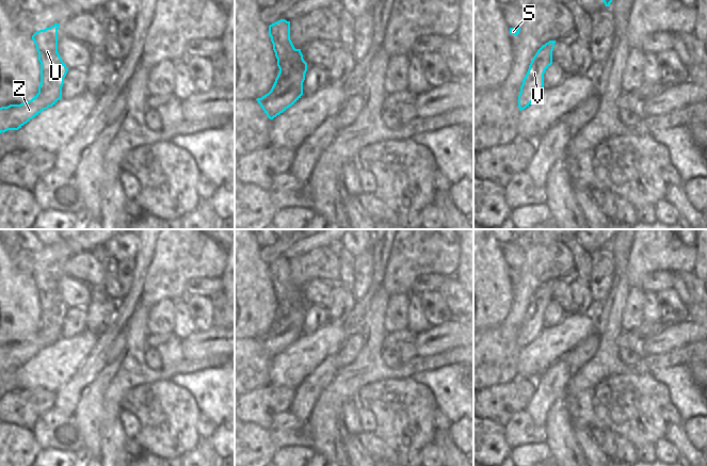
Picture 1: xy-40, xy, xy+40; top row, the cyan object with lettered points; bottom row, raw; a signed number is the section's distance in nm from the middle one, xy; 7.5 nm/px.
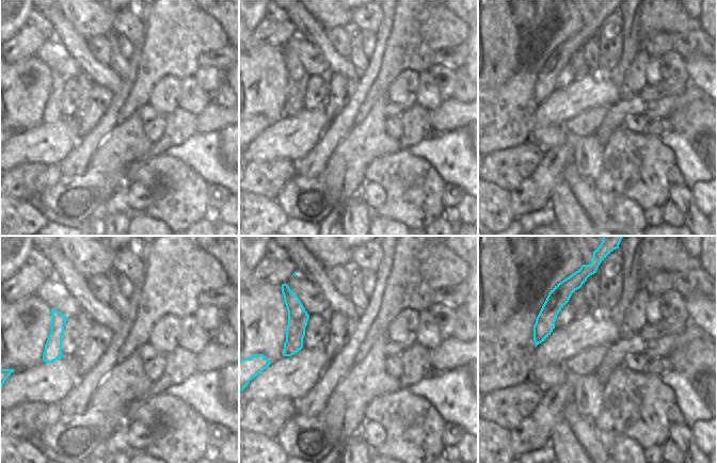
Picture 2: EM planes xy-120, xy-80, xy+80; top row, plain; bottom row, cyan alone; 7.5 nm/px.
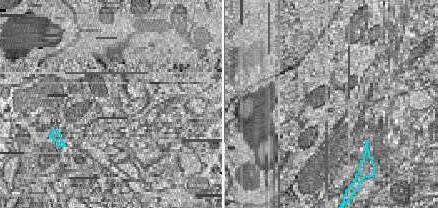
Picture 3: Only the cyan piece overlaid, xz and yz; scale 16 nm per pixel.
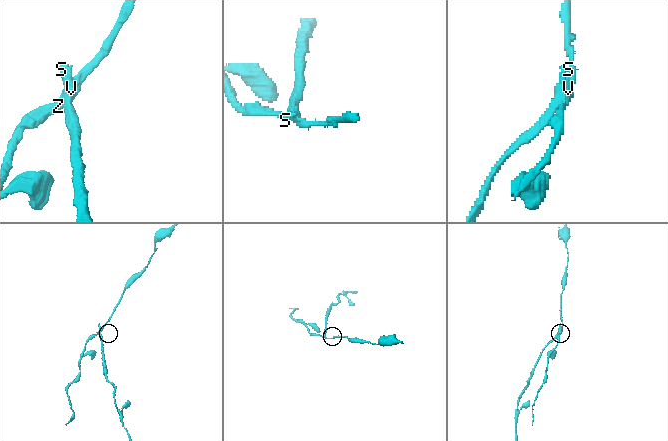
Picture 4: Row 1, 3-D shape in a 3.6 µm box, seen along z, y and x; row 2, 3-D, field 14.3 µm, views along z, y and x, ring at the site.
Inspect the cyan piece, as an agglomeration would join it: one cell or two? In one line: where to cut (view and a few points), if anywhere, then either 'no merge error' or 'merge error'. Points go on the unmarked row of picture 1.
cut in xy along (302, 295), (284, 317), (276, 318); merge error

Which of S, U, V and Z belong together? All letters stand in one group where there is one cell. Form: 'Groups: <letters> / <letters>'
Groups: S U / V Z

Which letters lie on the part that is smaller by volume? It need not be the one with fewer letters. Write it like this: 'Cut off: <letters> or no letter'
Cut off: S, U

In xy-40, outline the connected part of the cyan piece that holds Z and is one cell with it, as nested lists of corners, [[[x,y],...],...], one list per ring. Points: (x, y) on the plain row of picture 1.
[[[38,331],[31,339],[20,343],[10,343],[0,347],[0,372],[7,369],[18,369],[42,350],[48,348],[47,338]]]

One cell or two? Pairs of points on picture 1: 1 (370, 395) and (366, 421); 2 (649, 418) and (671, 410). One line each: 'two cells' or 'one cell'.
1: two cells
2: two cells

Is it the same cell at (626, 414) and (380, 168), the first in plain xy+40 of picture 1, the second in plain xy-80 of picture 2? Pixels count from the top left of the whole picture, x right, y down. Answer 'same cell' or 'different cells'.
same cell

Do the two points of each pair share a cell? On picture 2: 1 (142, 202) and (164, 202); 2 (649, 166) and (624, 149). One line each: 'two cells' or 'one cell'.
1: two cells
2: one cell

